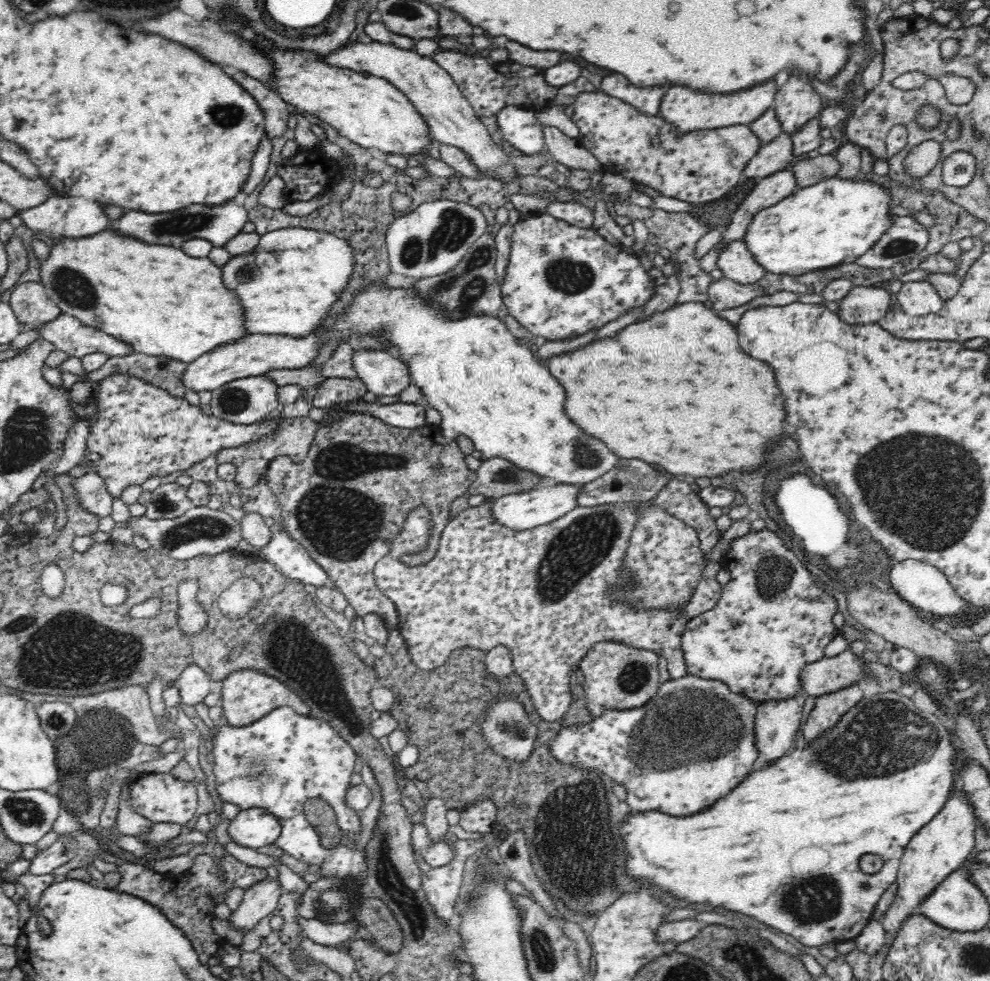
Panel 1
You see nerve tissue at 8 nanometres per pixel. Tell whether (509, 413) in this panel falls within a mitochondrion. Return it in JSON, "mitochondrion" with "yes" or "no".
{"mitochondrion":"no"}

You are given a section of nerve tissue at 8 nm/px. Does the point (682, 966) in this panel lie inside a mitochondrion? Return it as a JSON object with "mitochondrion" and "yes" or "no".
{"mitochondrion":"yes"}

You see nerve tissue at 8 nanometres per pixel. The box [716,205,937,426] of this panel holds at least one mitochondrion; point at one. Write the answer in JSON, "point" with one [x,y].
{"point":[898,247]}

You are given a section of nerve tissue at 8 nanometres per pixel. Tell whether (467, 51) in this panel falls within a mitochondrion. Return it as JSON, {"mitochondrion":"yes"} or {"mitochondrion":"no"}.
{"mitochondrion":"no"}

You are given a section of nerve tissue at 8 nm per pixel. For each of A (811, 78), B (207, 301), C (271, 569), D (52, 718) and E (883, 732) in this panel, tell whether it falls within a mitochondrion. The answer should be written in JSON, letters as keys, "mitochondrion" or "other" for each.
{"A":"other","B":"other","C":"other","D":"mitochondrion","E":"mitochondrion"}

